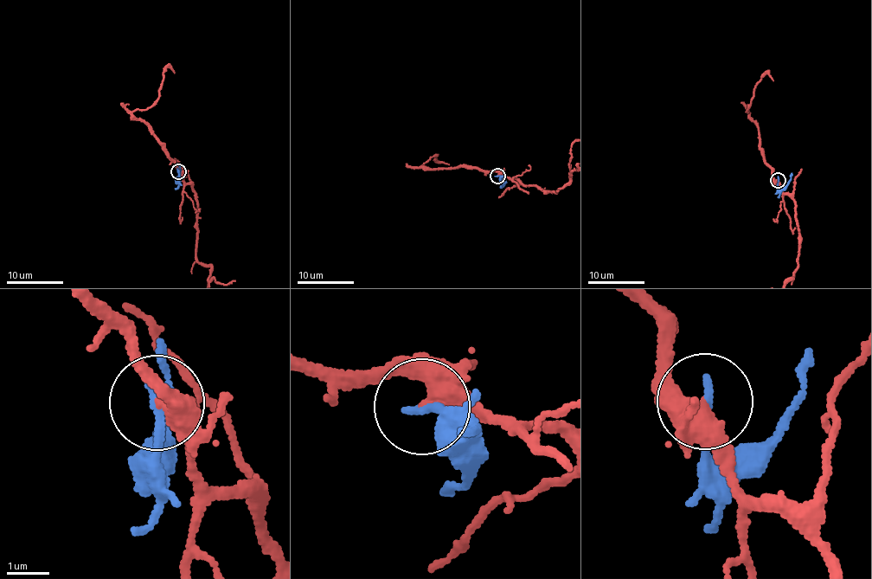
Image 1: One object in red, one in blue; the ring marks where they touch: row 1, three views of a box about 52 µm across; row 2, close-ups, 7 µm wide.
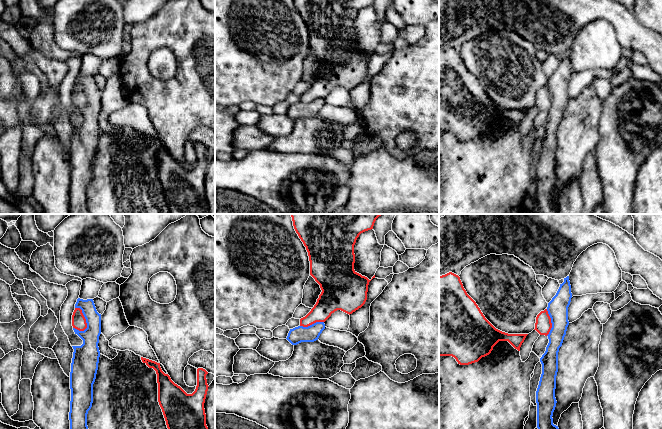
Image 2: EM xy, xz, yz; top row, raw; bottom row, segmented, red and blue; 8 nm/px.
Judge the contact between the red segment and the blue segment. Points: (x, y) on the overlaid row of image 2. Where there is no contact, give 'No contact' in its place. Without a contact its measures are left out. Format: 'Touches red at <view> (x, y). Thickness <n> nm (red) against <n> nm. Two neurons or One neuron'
Touches red at xy (84, 318). Thickness 110 nm (red) against 140 nm. Two neurons

